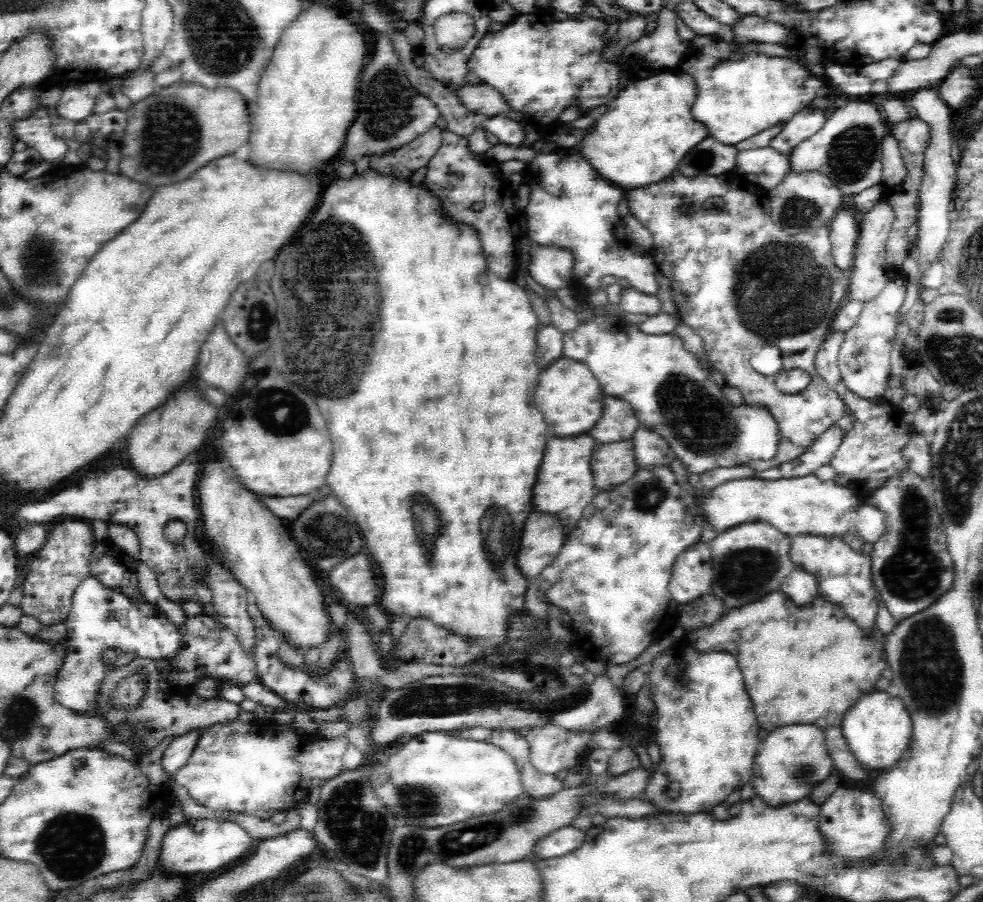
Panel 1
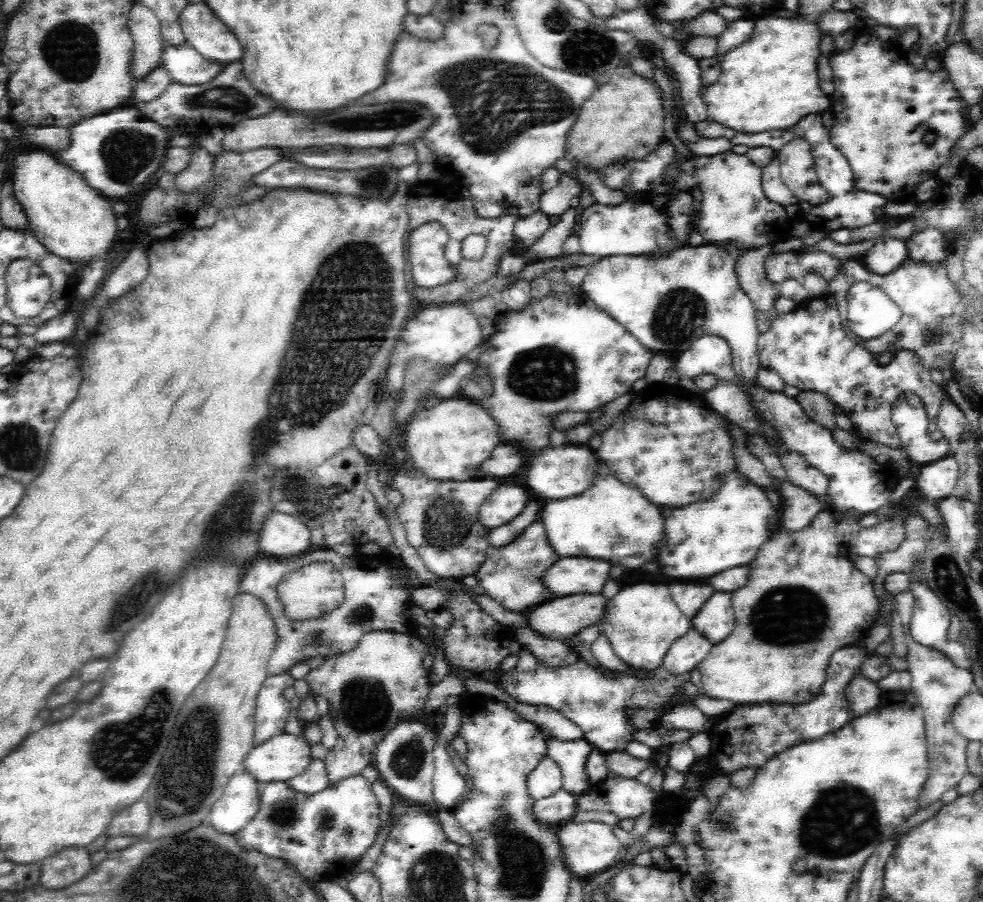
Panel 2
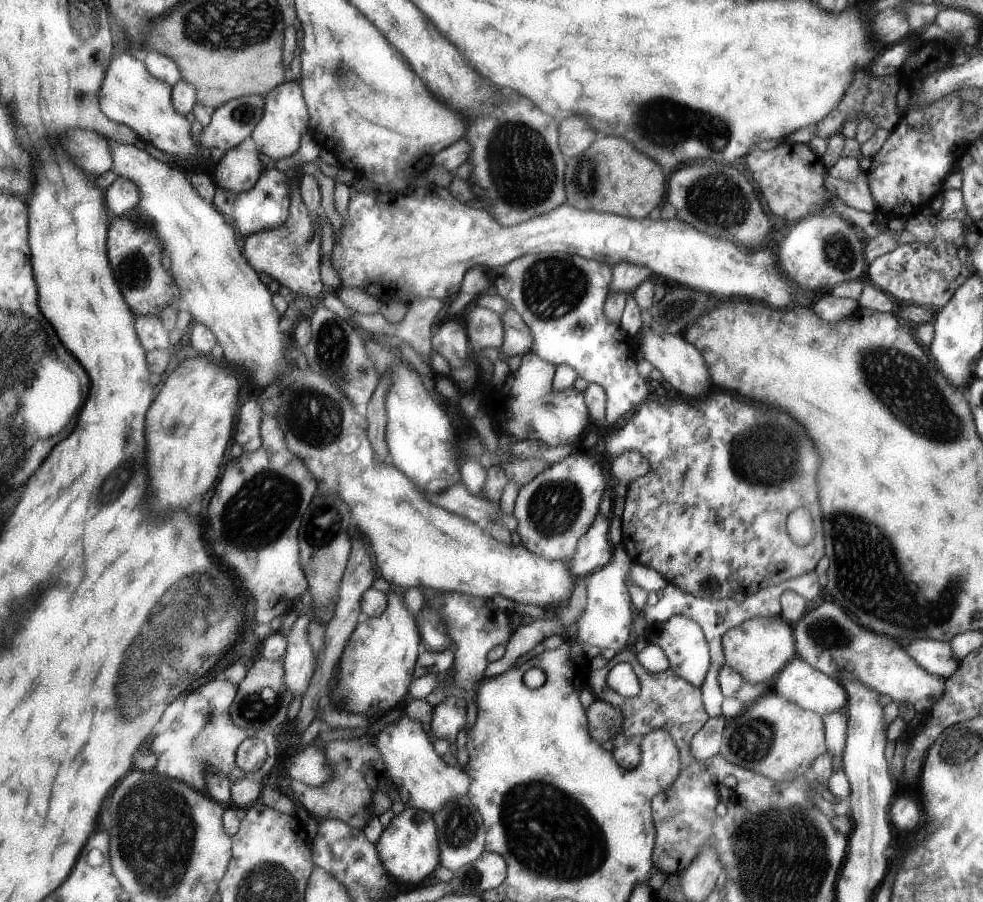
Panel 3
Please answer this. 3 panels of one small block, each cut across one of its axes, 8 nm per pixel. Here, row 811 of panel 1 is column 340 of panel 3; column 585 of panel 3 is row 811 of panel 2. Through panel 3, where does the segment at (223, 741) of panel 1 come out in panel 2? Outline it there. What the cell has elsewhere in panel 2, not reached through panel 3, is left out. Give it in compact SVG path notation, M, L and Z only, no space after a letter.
M244 770L228 779L222 796L210 809L210 824L222 834L236 834L259 808L259 782Z

